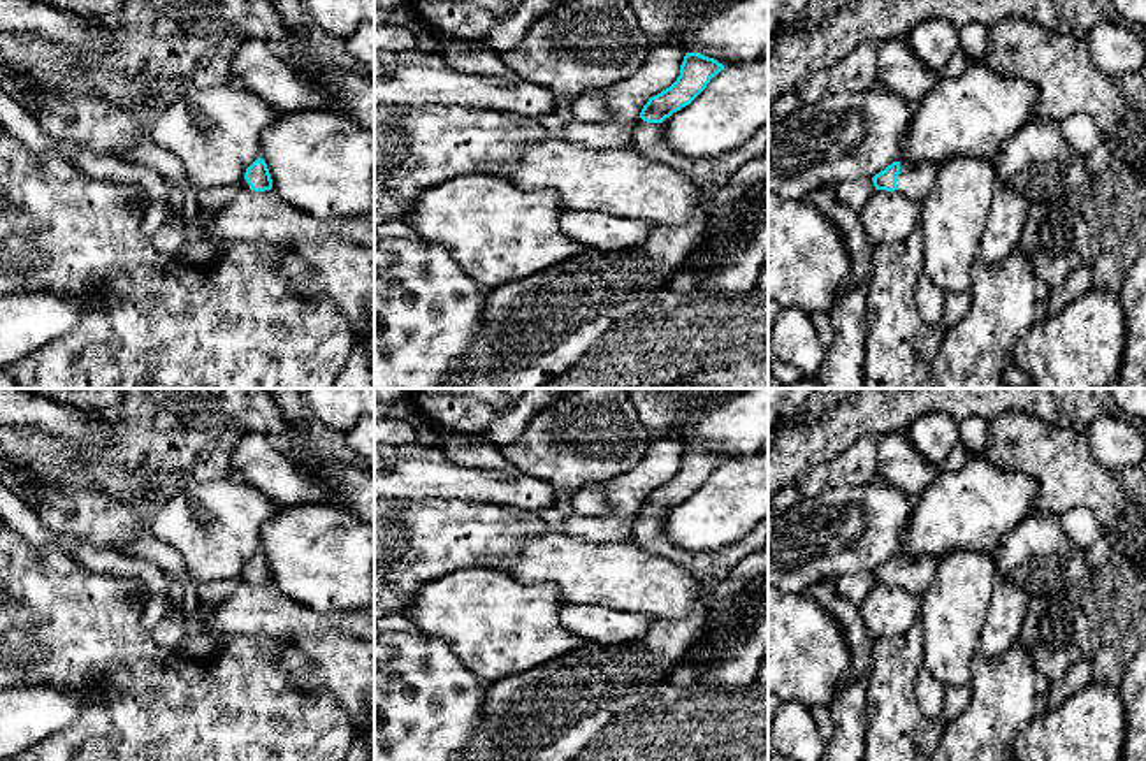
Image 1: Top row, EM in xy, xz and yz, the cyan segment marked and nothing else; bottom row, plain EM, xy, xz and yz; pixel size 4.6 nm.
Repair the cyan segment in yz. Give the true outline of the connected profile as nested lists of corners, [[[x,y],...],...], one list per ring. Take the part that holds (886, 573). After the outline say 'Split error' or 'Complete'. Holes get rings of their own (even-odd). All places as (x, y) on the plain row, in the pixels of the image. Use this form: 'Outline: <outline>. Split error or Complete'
Outline: [[[907,554],[893,555],[872,575],[875,583],[898,585],[919,599],[935,576],[937,561],[933,557],[910,559]]]. Split error

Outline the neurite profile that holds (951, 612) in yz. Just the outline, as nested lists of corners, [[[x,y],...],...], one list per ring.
[[[947,552],[937,561],[935,576],[919,598],[918,622],[923,631],[923,668],[946,689],[970,684],[970,664],[979,652],[981,629],[997,576],[991,552]]]

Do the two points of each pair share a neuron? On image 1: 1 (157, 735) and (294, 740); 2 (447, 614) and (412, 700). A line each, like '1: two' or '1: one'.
1: one
2: two

